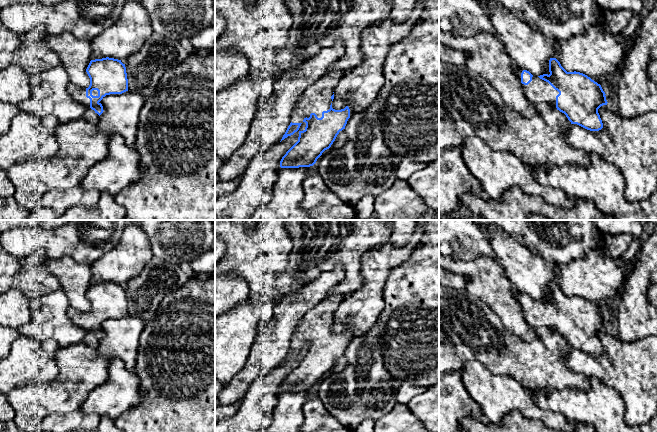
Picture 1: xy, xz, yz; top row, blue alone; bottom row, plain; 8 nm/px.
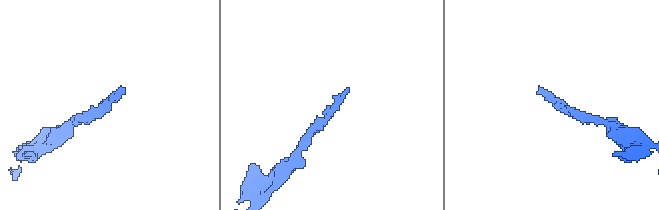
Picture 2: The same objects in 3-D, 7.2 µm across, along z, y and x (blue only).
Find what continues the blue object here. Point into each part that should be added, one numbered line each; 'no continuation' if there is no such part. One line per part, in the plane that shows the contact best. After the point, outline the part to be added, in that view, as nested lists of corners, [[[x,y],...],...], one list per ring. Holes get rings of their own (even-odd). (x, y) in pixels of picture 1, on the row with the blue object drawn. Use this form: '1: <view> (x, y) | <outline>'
1: xz (316, 98) | [[[328,70],[317,81],[310,85],[298,101],[291,116],[291,122],[302,123],[306,117],[310,117],[311,113],[315,113],[318,118],[321,118],[322,112],[330,109],[330,105],[332,103],[331,96],[334,94],[333,91],[339,80],[346,74],[346,72],[347,71]]]

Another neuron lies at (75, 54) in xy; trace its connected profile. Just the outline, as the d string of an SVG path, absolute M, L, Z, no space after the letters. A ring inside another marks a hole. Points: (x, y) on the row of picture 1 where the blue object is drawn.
M63 33L47 35L46 43L59 56L70 83L79 88L88 88L90 78L86 69L91 61L92 42Z

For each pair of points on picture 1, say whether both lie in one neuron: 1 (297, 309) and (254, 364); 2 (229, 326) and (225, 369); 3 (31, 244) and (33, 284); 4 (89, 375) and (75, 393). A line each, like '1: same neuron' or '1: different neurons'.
1: same neuron
2: same neuron
3: different neurons
4: same neuron

